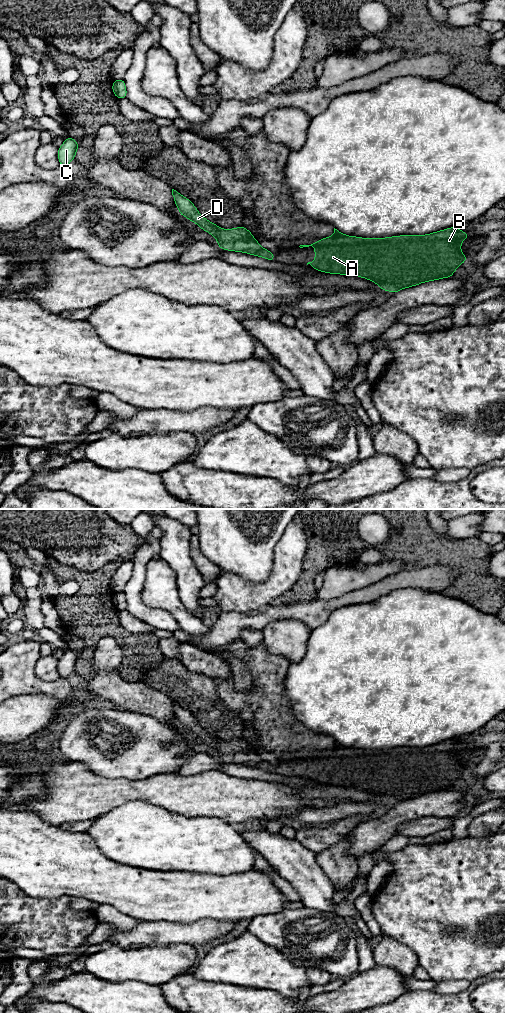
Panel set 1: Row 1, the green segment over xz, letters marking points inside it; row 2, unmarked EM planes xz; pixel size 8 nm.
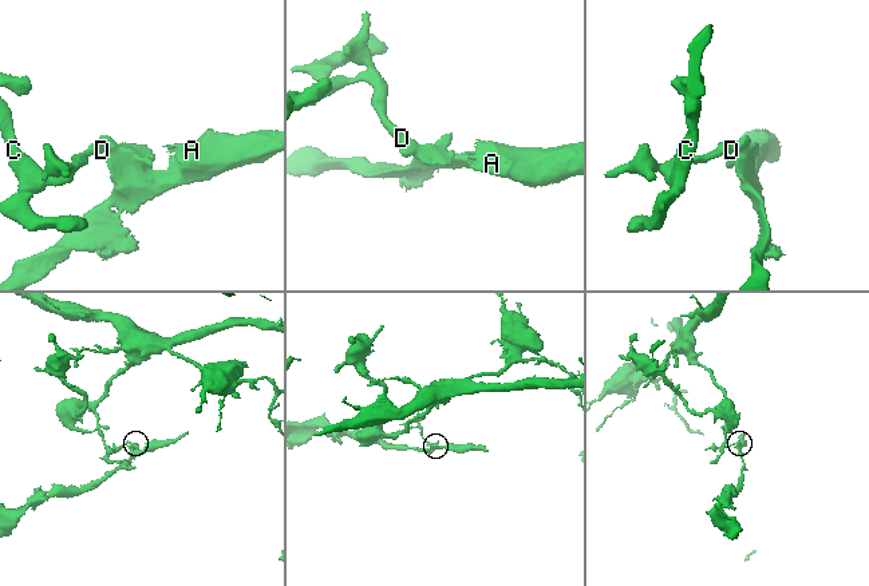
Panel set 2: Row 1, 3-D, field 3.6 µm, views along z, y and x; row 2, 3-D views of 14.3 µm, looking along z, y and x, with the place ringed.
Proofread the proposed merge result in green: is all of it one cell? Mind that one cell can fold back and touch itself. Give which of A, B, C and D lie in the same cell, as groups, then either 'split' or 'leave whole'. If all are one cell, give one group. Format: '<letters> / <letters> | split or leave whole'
A B / C D | split

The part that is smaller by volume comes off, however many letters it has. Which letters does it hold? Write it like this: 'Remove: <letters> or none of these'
Remove: A, B

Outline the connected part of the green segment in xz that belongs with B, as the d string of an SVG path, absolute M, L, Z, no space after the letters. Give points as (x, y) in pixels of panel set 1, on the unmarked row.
M450 739L427 747L401 747L386 750L361 750L342 746L334 740L334 747L320 751L311 757L300 757L300 760L312 758L315 761L315 772L308 774L313 781L330 786L354 787L374 793L384 803L396 805L404 800L418 796L451 790L455 782L469 772L461 764L461 754L469 749L456 739Z

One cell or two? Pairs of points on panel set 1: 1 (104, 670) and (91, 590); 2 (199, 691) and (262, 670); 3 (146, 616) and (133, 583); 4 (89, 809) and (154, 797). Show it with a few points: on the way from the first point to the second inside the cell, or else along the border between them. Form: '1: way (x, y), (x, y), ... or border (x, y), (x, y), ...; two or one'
1: border (93, 648), (101, 638), (112, 637), (121, 650); two
2: border (213, 679), (216, 685), (216, 694), (226, 707); two
3: way (138, 608), (134, 603), (133, 591); one
4: way (105, 794), (138, 793); one

